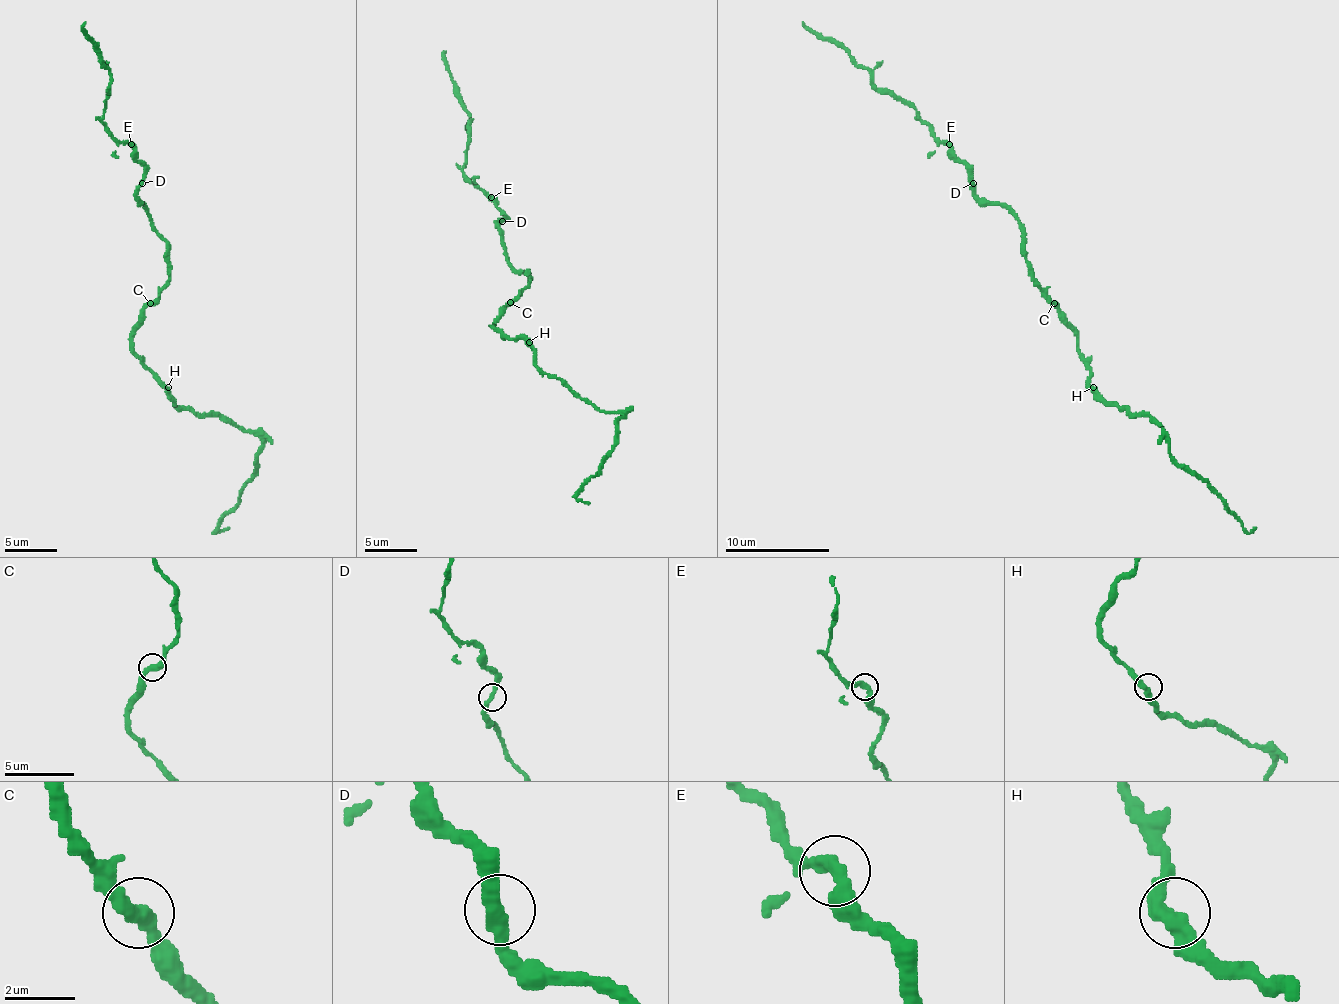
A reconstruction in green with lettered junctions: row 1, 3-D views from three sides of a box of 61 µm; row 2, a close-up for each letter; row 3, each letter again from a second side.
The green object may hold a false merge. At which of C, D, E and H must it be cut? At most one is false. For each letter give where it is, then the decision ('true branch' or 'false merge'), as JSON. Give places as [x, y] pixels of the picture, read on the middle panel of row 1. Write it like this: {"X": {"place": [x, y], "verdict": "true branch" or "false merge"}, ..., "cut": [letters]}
{"C": {"place": [510, 302], "verdict": "true branch"}, "D": {"place": [502, 221], "verdict": "true branch"}, "E": {"place": [491, 197], "verdict": "true branch"}, "H": {"place": [529, 342], "verdict": "true branch"}, "cut": []}

